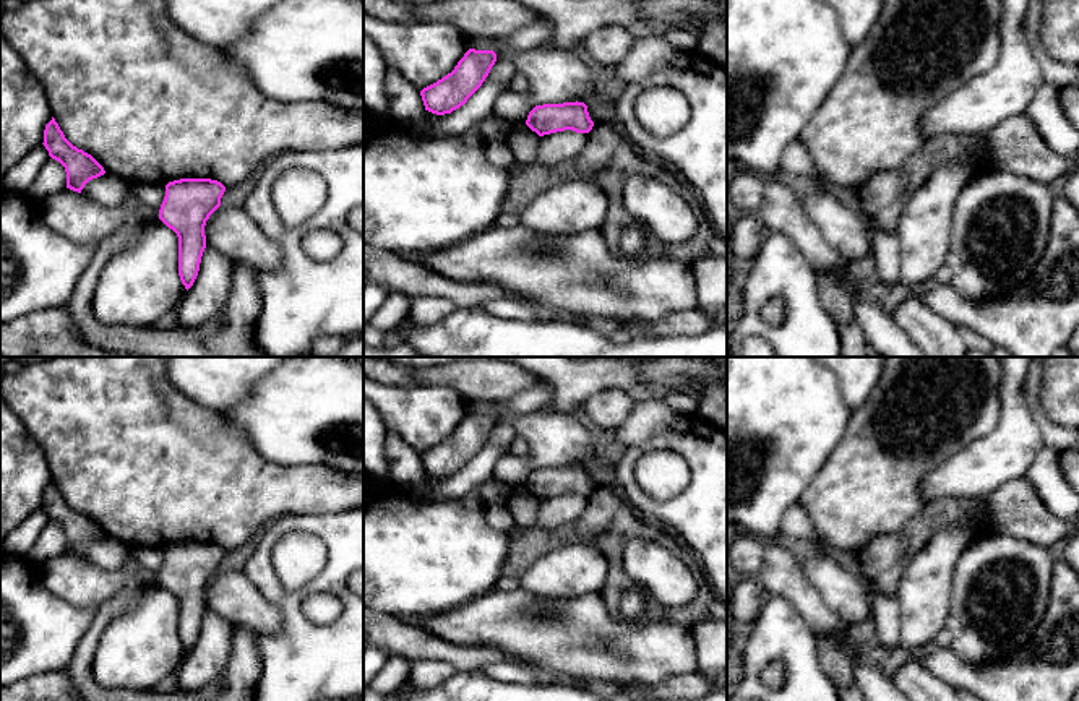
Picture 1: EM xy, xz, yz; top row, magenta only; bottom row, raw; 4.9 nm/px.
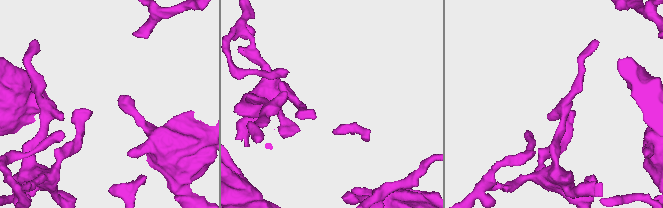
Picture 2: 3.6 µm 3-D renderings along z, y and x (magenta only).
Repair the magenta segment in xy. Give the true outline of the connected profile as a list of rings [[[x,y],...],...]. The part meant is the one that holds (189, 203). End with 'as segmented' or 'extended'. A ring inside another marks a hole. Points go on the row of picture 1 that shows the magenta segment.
[[[180,178],[166,185],[159,219],[178,237],[178,276],[188,290],[206,248],[204,226],[221,206],[226,187],[211,178]]] | as segmented

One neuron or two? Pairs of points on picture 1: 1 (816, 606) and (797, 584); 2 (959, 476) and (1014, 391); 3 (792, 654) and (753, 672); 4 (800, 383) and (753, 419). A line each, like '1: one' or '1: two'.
1: one
2: one
3: one
4: one

